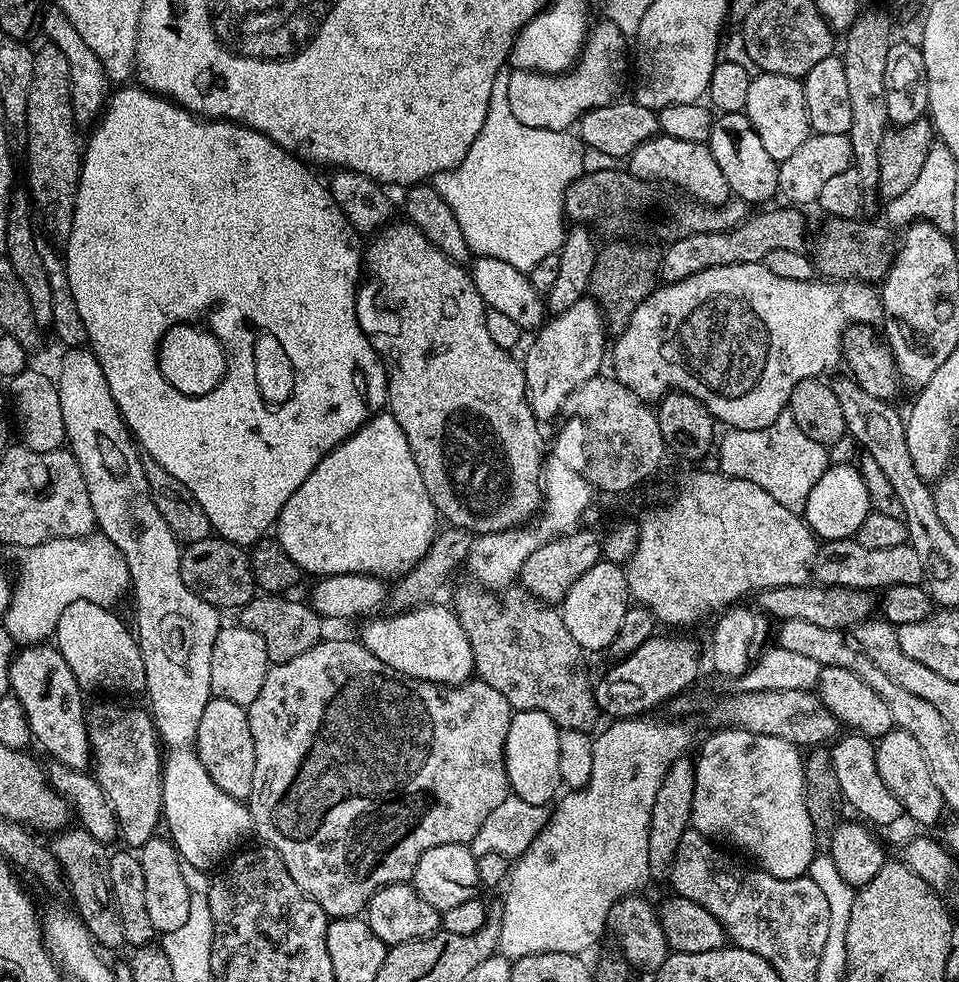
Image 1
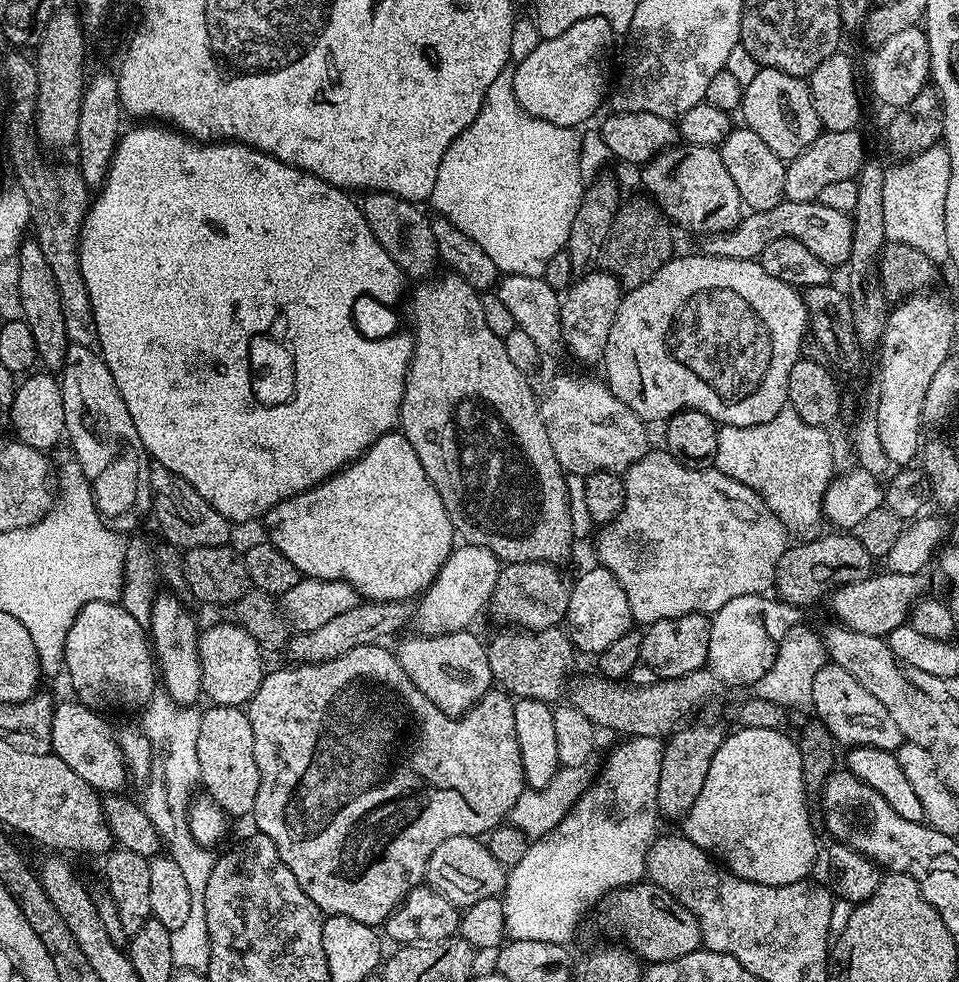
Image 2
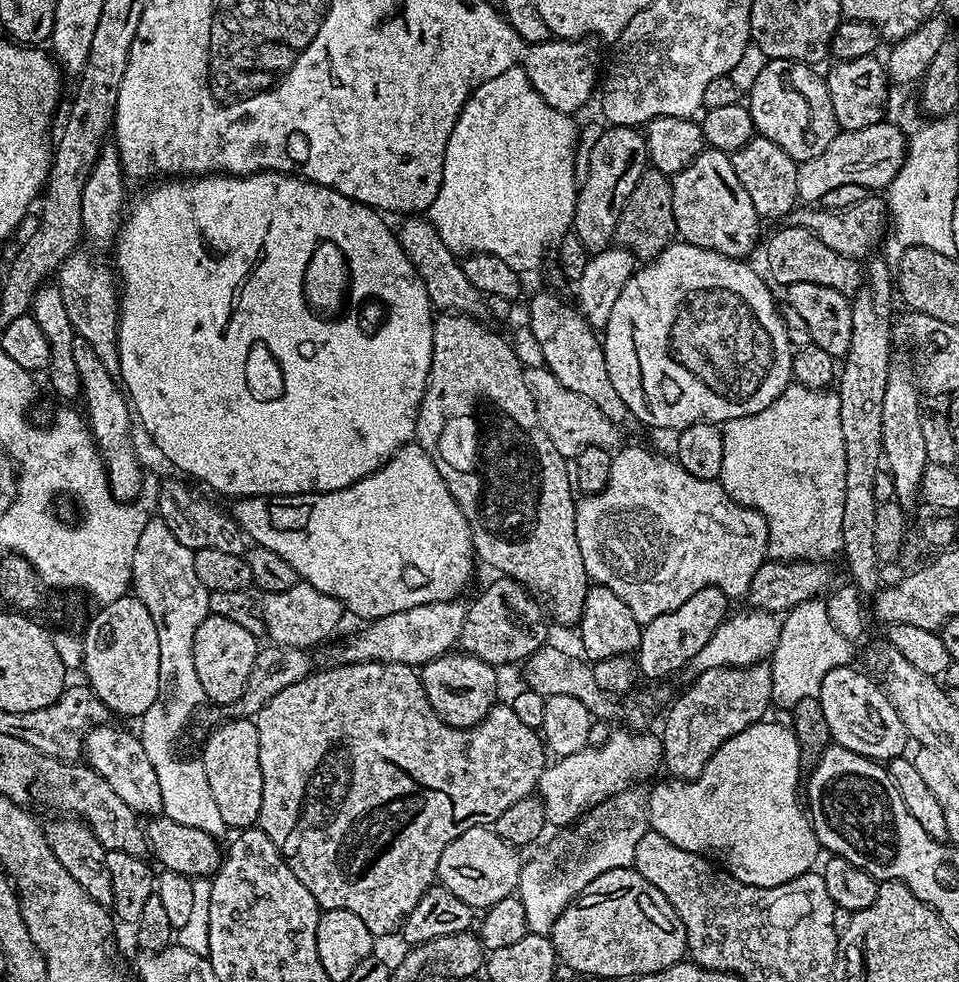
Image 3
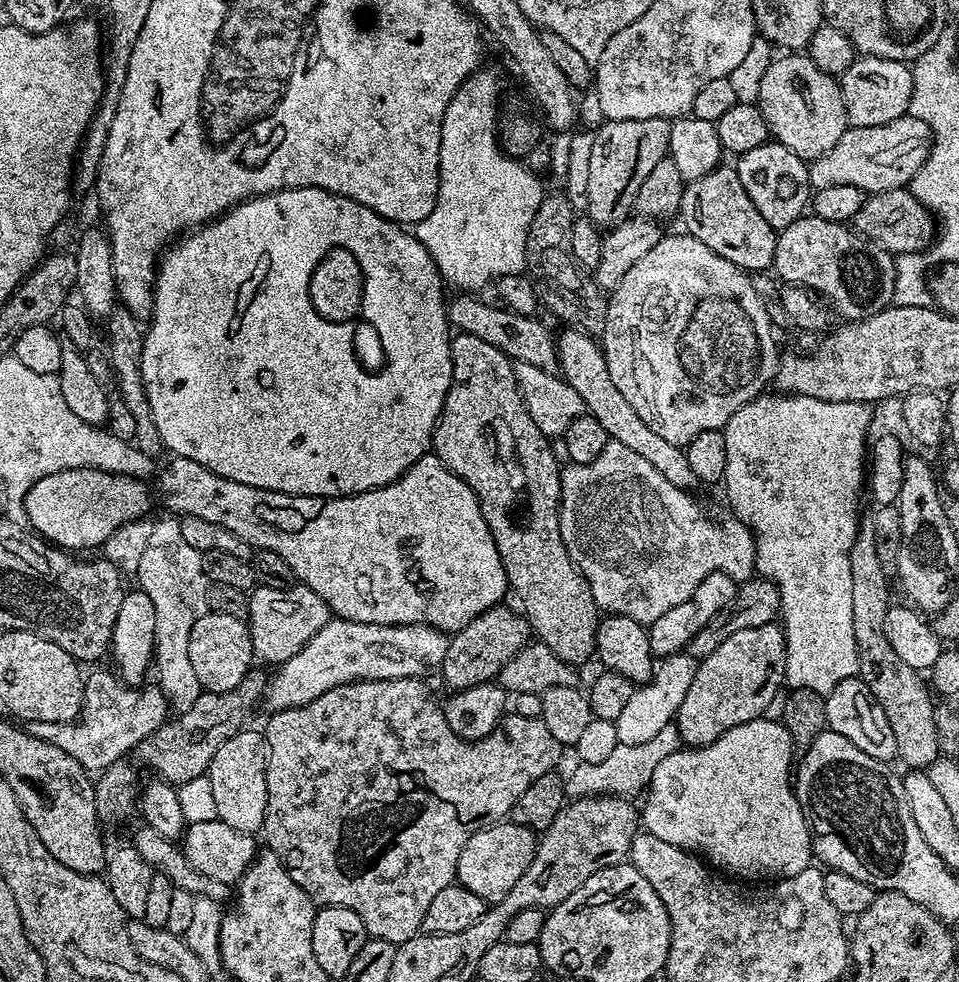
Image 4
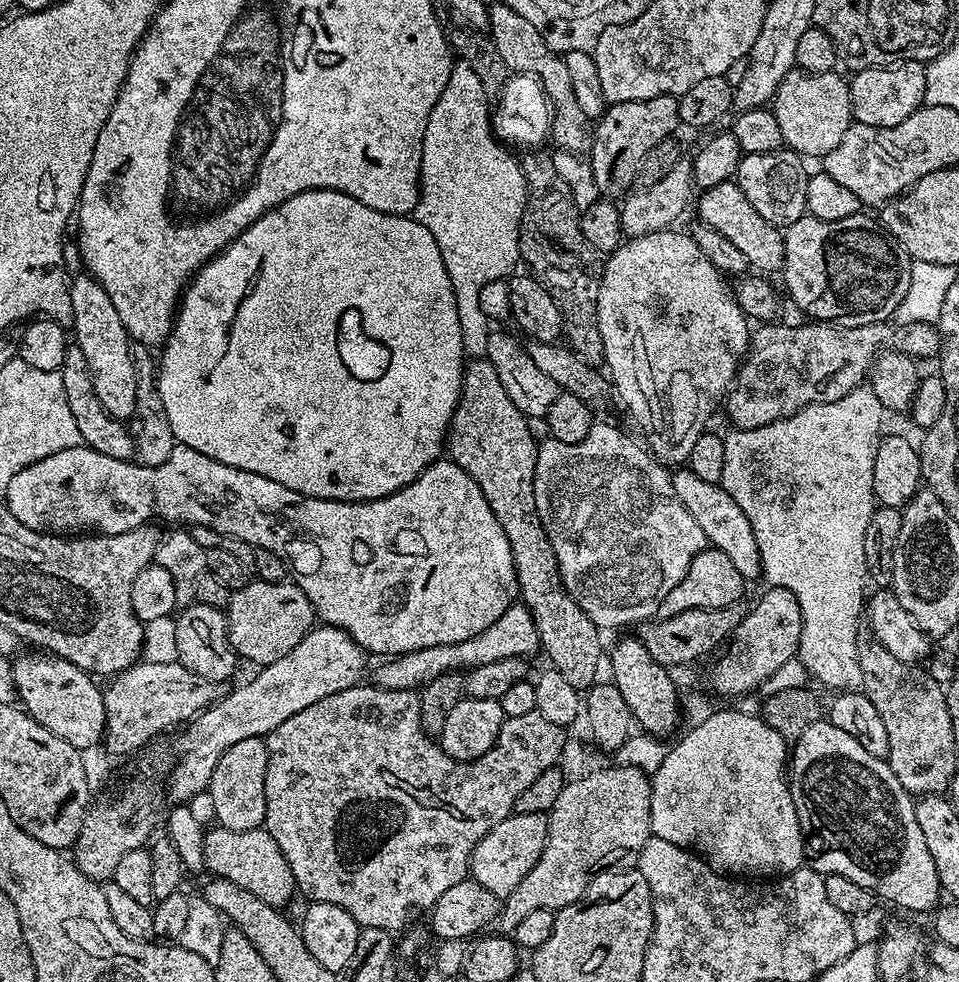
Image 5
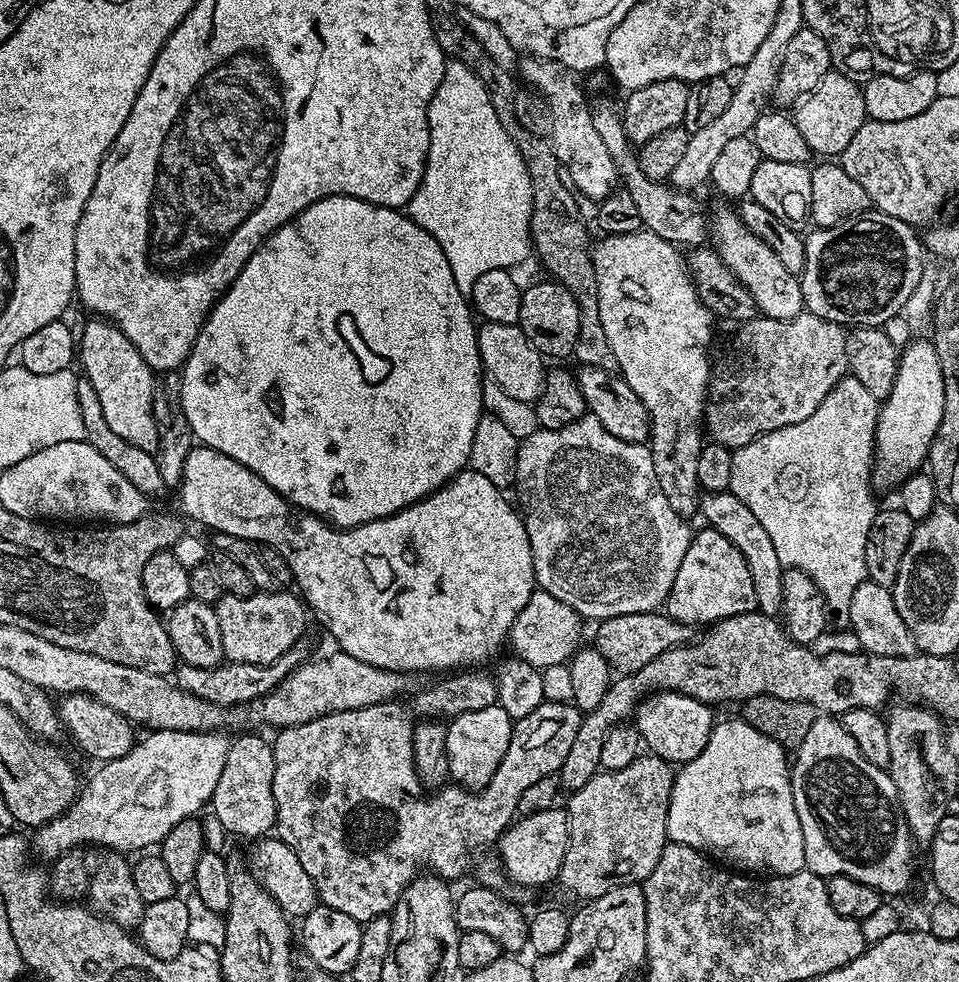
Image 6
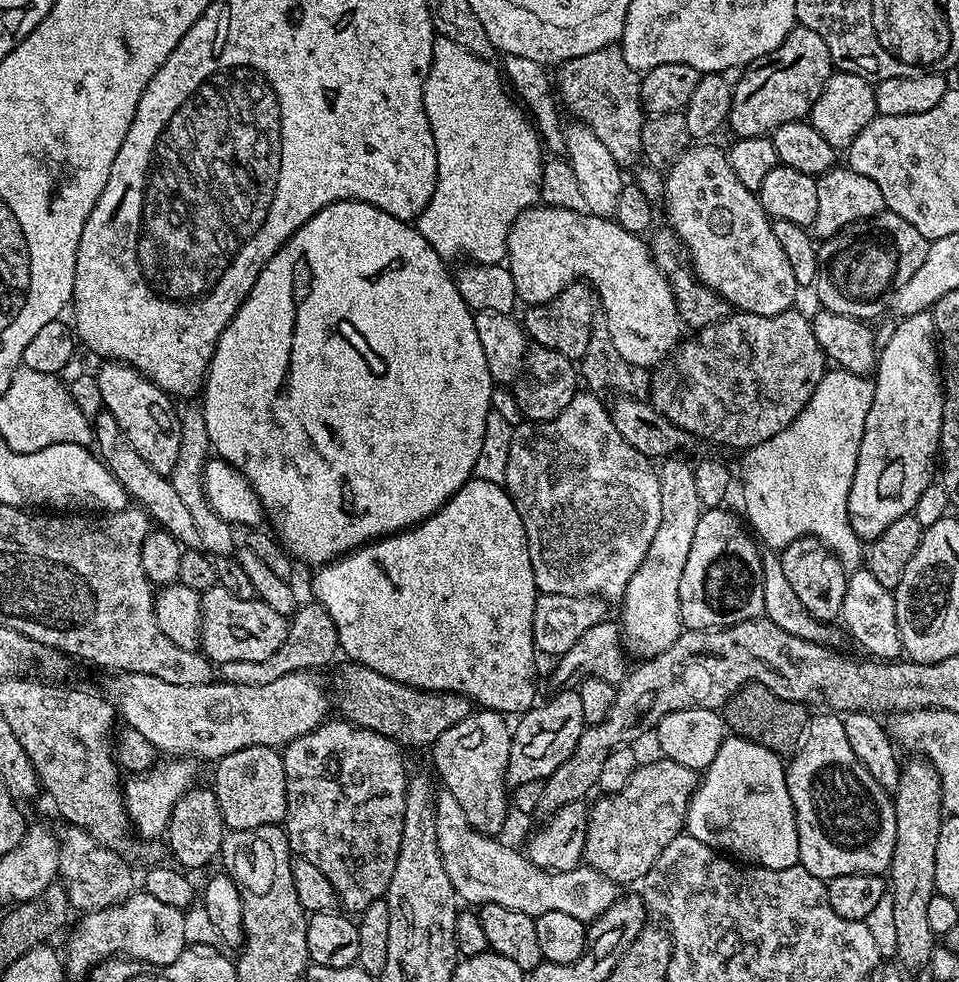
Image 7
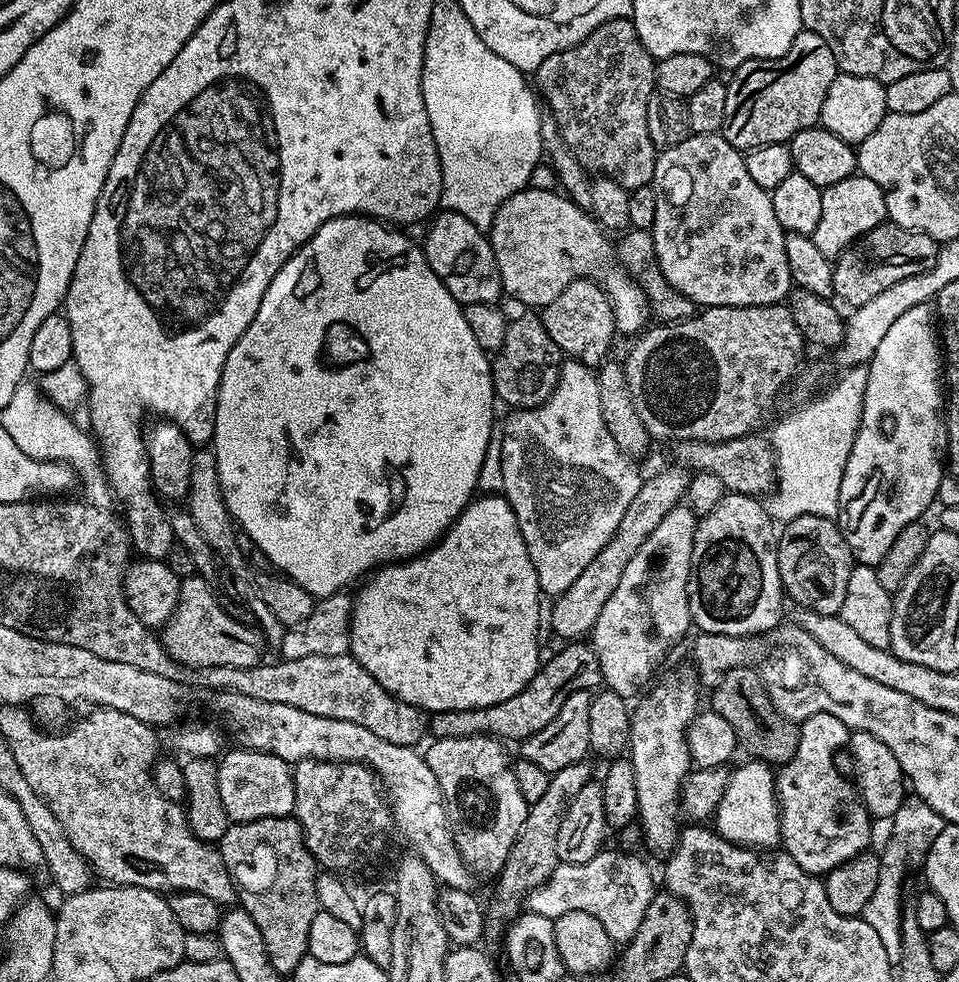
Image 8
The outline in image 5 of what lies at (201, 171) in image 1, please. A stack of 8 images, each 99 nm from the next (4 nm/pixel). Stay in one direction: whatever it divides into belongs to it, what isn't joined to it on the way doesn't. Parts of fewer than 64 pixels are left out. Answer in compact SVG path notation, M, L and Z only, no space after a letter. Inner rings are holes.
M325 188L300 192L294 198L282 202L277 208L270 209L264 216L259 216L239 238L232 241L215 259L201 268L192 277L182 294L172 333L164 341L162 351L164 353L161 356L159 353L158 356L156 385L162 398L162 406L166 406L166 418L170 418L170 430L174 430L179 443L190 446L223 464L232 464L235 468L262 474L262 478L270 478L303 496L313 496L319 500L350 500L353 502L386 498L417 480L435 460L441 459L448 439L448 427L452 424L454 412L460 401L466 367L466 357L462 346L462 326L458 322L458 302L454 302L454 286L450 286L450 274L446 274L446 262L442 262L442 250L438 250L438 242L434 242L434 234L430 234L430 230L426 230L426 226L422 226L420 221L411 215L394 216L379 212L370 206L362 206L362 202L350 198L344 192L335 192Z

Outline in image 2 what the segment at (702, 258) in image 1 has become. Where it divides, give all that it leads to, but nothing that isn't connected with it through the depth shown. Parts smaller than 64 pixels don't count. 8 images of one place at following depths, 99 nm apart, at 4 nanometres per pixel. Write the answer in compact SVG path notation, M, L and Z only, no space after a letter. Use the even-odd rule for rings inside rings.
M785 200L770 210L748 212L735 224L729 232L715 232L712 236L703 237L703 255L718 258L738 258L739 260L755 260L778 238L798 238L806 250L814 253L829 269L847 265L852 249L852 218L842 210L833 210L822 206L819 202L790 202Z

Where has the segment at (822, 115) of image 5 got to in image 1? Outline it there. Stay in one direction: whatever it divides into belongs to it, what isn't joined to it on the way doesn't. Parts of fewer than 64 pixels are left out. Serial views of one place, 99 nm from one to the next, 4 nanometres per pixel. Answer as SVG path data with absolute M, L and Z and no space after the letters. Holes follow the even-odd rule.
M763 71L752 77L743 113L750 118L762 147L769 152L770 158L778 162L790 158L790 154L794 154L794 150L798 150L798 146L802 146L810 134L804 85L794 77Z

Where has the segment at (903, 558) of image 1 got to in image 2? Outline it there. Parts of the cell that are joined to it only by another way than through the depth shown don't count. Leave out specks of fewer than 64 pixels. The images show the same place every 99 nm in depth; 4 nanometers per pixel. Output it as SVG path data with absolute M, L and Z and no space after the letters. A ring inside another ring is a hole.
M840 530L830 532L829 536L817 535L807 542L793 543L782 554L782 558L778 558L774 592L779 599L801 610L807 610L811 604L818 603L824 595L825 599L843 584L858 582L873 575L874 558L856 535L845 534Z

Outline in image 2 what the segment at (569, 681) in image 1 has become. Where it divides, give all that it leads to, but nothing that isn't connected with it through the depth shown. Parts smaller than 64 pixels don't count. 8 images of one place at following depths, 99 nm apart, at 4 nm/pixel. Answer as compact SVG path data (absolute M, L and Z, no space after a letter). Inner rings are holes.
M557 627L544 628L538 632L512 628L500 631L502 632L494 635L492 640L489 639L486 646L493 681L517 699L536 700L547 704L559 701L576 658L575 647L567 635Z

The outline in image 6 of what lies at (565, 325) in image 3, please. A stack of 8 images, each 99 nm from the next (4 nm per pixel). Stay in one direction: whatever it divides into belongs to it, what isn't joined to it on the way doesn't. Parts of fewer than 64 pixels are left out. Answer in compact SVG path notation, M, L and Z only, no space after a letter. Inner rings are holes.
M704 492L700 497L699 515L704 515L703 523L707 527L718 530L725 538L730 538L738 550L742 550L742 558L746 558L746 566L750 566L750 578L754 582L754 598L759 611L768 616L780 616L782 606L782 578L785 566L778 562L778 554L774 551L774 542L770 542L770 534L766 534L762 522L754 518L754 513L747 508L746 502L733 492Z

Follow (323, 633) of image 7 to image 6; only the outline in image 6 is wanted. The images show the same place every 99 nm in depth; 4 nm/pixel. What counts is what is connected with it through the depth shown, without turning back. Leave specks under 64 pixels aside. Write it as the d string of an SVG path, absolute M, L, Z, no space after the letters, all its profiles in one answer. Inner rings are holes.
M301 638L294 647L286 650L282 658L269 664L251 664L250 662L225 662L213 668L199 668L181 663L174 673L174 680L185 692L194 694L200 700L216 704L219 708L248 706L274 691L280 683L295 670L298 665L309 659L307 639Z

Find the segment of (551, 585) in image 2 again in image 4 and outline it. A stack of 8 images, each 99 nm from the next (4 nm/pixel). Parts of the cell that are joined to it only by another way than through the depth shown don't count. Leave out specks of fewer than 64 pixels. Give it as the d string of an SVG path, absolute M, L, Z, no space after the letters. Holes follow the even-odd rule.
M497 606L478 614L474 622L462 626L462 630L451 633L446 650L446 658L442 658L438 676L444 679L449 693L461 692L470 686L486 684L499 677L500 670L518 650L529 643L530 629L528 621L515 607Z

